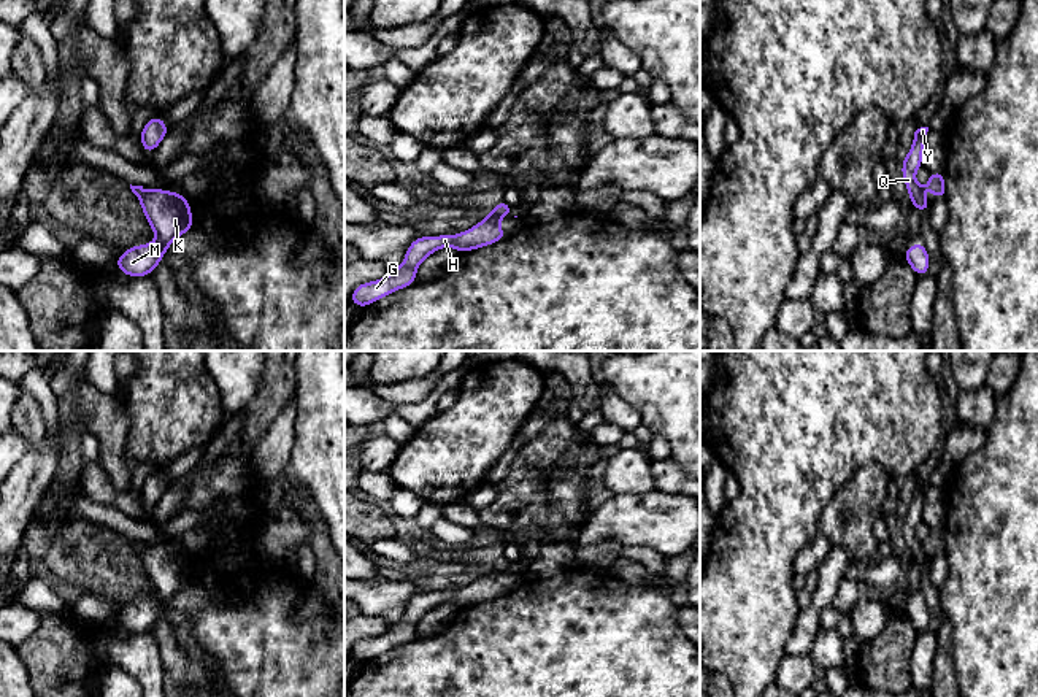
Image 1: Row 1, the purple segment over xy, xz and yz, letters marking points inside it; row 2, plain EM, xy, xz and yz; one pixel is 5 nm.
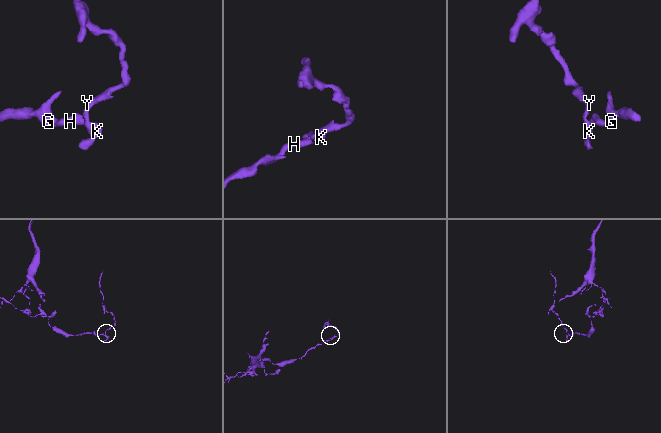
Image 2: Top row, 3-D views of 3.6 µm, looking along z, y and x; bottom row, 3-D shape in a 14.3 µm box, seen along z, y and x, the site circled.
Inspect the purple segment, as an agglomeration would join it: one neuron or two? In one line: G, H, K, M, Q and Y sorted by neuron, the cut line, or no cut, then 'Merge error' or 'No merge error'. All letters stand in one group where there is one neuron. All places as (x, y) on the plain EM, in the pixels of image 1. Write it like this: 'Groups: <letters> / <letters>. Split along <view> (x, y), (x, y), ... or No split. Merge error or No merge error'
Groups: G H / K M Q Y. Split along xz (489, 569), (497, 573). Merge error

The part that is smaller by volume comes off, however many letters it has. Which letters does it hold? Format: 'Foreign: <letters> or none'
Foreign: K, M, Q, Y

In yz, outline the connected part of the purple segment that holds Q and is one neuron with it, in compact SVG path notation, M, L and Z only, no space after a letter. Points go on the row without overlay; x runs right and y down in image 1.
M921 483L914 487L913 502L908 511L903 514L902 530L903 538L909 548L911 560L916 562L921 570L927 565L930 567L930 559L925 556L922 548L922 541L919 541L914 535L914 529L922 522L922 506L925 502L925 491L928 483Z

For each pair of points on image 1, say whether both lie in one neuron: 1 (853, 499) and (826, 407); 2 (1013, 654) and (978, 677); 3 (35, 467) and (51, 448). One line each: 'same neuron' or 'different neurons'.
1: different neurons
2: same neuron
3: same neuron

